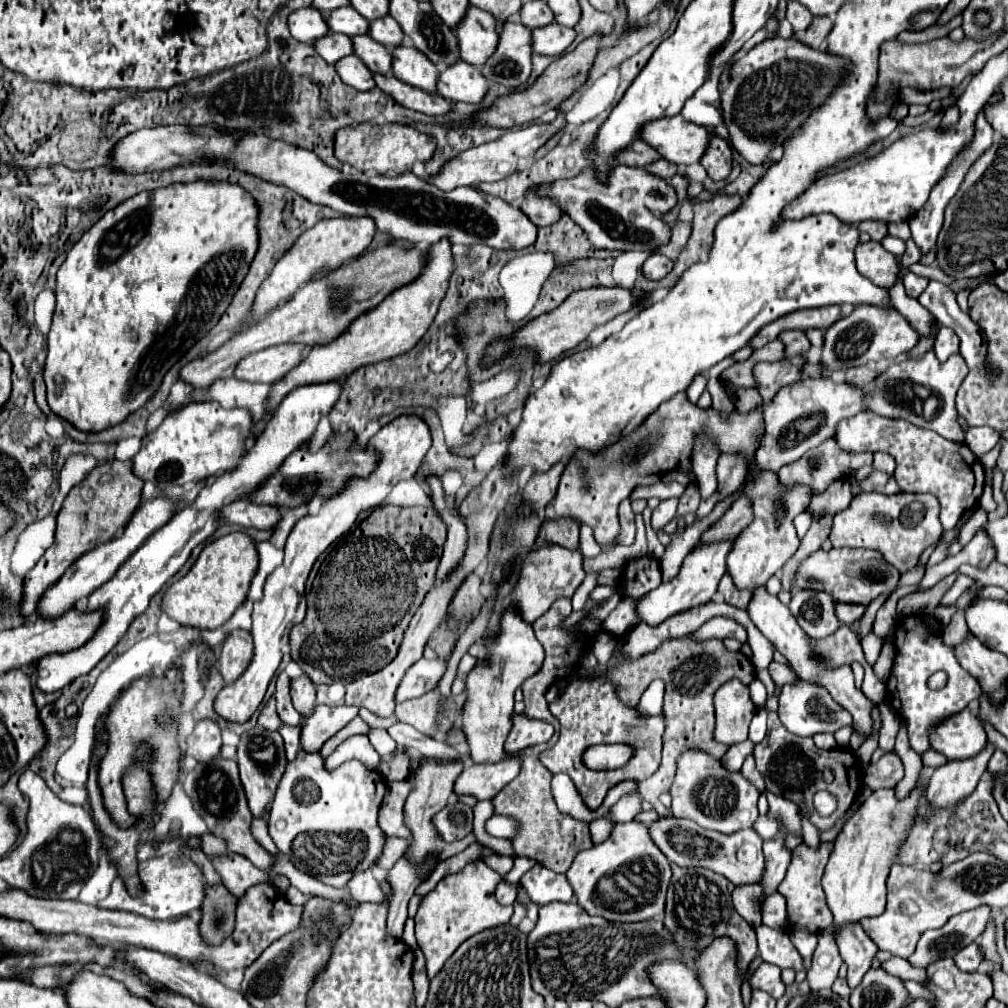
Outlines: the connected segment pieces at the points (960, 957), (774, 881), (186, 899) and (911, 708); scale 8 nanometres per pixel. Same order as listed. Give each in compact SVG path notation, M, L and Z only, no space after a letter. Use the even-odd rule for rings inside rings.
M970 943L962 951L958 951L954 955L954 963L956 963L956 967L960 971L968 971L968 973L978 971L978 967L982 963L982 949L980 949L980 945L978 943Z
M782 827L778 831L778 835L774 839L764 841L764 857L766 857L766 873L762 879L762 887L764 887L764 897L774 893L776 887L780 885L780 881L786 875L786 869L790 865L792 859L792 851L784 845L786 839L786 829Z
M173 823L170 827L170 833L174 837L157 847L153 841L146 842L140 846L137 852L138 879L144 887L144 893L140 897L131 897L126 889L123 879L116 877L110 889L110 895L98 903L102 909L120 909L120 911L132 911L148 919L172 919L172 917L182 917L194 909L198 909L204 901L204 875L198 869L198 865L179 850L179 844L176 842L180 835L181 826ZM162 856L162 857L156 857ZM151 858L152 859L149 859Z
M918 615L906 617L896 633L896 659L886 687L890 705L906 721L910 745L916 753L924 753L926 749L930 749L928 733L936 723L962 711L970 701L982 695L980 683L958 665L954 657L954 647L946 647L940 635L930 635L924 621ZM934 671L944 671L948 675L948 683L944 689L928 689L926 681Z

